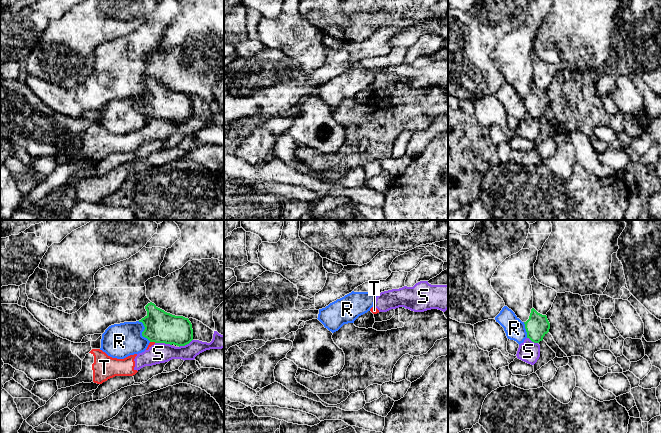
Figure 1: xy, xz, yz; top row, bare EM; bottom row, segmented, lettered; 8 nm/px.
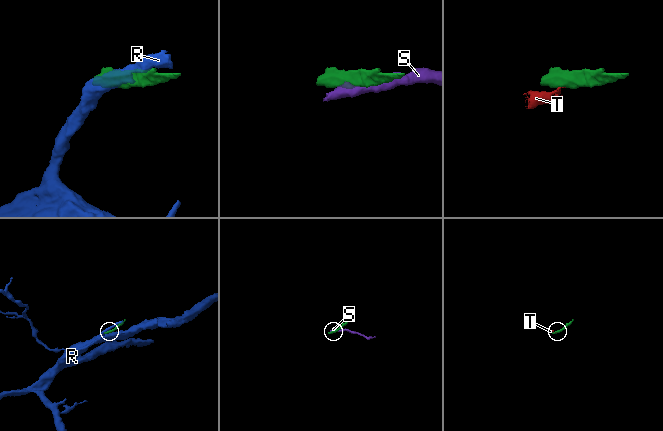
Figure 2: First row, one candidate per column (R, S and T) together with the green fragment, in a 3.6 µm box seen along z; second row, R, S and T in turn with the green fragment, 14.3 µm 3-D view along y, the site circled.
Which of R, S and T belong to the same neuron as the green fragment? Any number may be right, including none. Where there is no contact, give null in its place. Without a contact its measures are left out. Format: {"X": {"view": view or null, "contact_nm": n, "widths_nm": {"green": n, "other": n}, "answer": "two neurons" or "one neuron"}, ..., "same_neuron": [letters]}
{"R": {"view": "xy", "contact_nm": 190, "widths_nm": {"green": 260, "other": 280}, "answer": "two neurons"}, "S": {"view": "xy", "contact_nm": 140, "widths_nm": {"green": 260, "other": 160}, "answer": "two neurons"}, "T": {"view": "xy", "contact_nm": 50, "widths_nm": {"green": 260, "other": 30}, "answer": "two neurons"}, "same_neuron": []}

